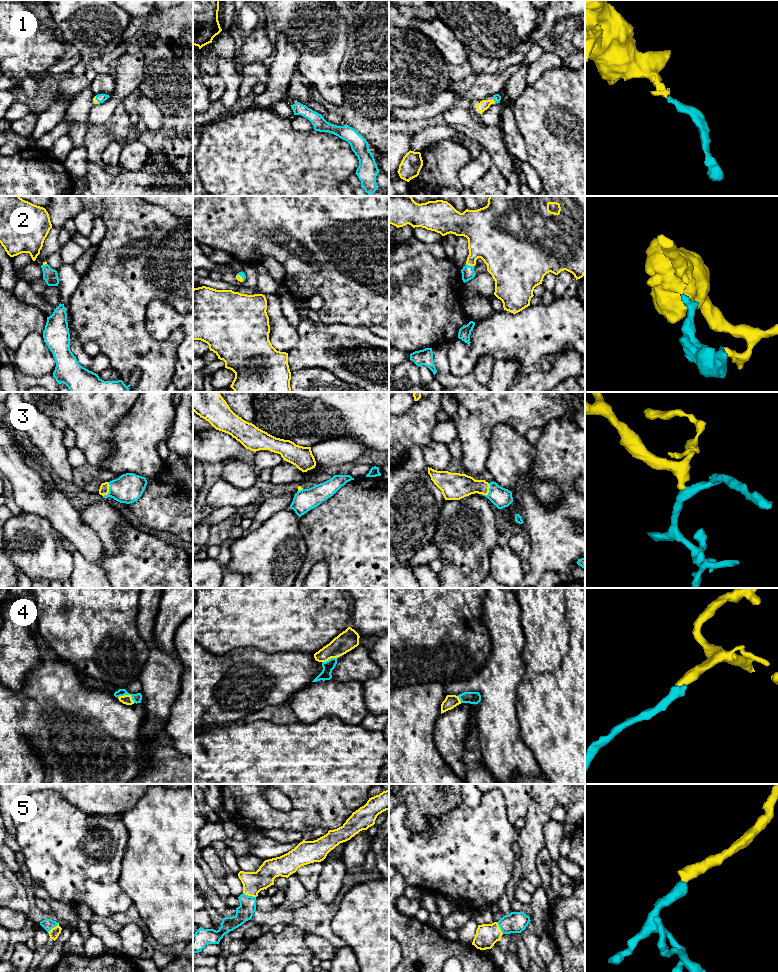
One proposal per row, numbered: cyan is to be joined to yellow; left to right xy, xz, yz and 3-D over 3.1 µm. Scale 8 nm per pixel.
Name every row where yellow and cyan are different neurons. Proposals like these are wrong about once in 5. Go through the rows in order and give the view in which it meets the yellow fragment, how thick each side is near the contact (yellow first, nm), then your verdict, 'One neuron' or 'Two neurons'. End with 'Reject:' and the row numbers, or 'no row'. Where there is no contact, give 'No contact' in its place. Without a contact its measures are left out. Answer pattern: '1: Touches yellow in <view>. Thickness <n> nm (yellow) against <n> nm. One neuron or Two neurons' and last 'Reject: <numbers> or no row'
1: Touches yellow in xy. Thickness 40 nm (yellow) against 70 nm. One neuron
2: Touches yellow in yz. Thickness 320 nm (yellow) against 110 nm. One neuron
3: Touches yellow in xy. Thickness 80 nm (yellow) against 240 nm. One neuron
4: Touches yellow in xy. Thickness 80 nm (yellow) against 70 nm. One neuron
5: Touches yellow in xz. Thickness 180 nm (yellow) against 130 nm. One neuron
Reject: no row

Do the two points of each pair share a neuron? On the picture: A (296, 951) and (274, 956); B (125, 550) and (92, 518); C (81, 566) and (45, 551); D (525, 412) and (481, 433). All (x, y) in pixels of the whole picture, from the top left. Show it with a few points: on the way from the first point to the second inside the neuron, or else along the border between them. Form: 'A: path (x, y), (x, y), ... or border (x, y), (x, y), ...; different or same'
A: path (291, 951), (279, 951); same
B: path (117, 542), (100, 525); same
C: border (61, 543), (73, 559), (73, 570), (70, 577); different
D: path (513, 412), (499, 412), (490, 421); same

